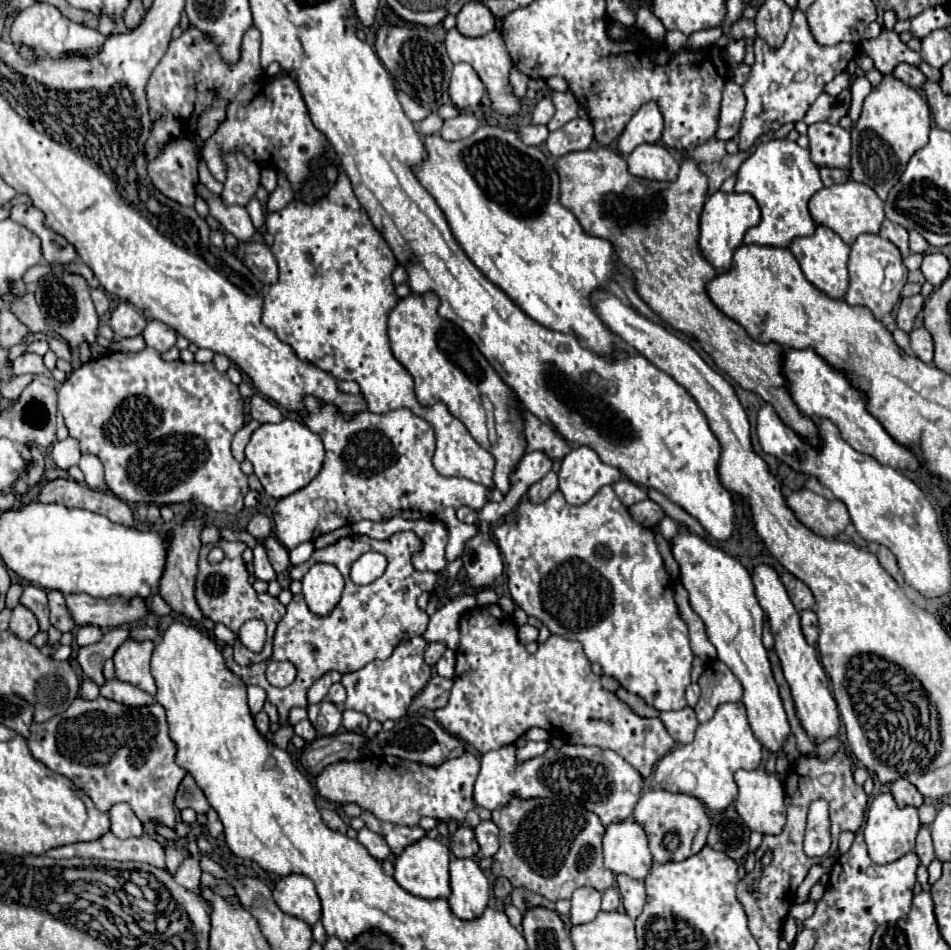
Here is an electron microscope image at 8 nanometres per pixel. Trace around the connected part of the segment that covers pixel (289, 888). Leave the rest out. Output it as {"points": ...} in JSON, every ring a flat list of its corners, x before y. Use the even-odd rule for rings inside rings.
{"points":[[301,873,281,877,273,887,273,897,285,913,301,917,309,925,315,925,321,919,321,903,315,885]]}

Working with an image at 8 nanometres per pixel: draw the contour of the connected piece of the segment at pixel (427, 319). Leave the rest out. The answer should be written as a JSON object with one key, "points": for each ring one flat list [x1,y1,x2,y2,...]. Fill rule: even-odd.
{"points":[[411,293,405,299,399,299,399,303,389,313,391,351,393,351,395,359,413,375,413,379,415,379,415,395,417,395,419,403,429,407,429,405,433,405,437,401,443,401,447,405,447,409,457,419,461,419,465,423,465,427,475,437,475,441,493,453,493,457,497,459,493,481,495,481,495,487,505,495,509,491,509,473,513,471,513,467,517,465,517,461,521,459,521,455,525,453,525,447,527,447,527,441,525,441,525,435,523,435,523,415,519,411,519,399,501,381,501,377,495,373,495,369,485,361,485,357,479,353,479,349,473,345,473,341,457,325,453,325,453,331,447,331,447,329,451,329,451,323,439,317,437,307,439,307,439,301,437,301,435,293,425,293,421,297],[481,393,485,393,491,399,493,407,495,407,495,445,491,443,489,427,485,423,485,409,481,405]]}

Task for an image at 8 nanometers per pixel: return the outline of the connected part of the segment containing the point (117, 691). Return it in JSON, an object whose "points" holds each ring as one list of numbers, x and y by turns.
{"points":[[113,677,101,685,101,695,107,699,113,699,113,701,131,705,131,707,149,705,155,701,149,693,143,693,135,685,125,685,125,681,117,681,117,677]]}

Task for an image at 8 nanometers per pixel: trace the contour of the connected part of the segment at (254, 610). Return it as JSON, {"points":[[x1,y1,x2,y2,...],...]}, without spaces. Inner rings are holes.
{"points":[[219,539,217,543,213,545,203,545,201,547,201,555,199,555,199,575,197,575,197,583,195,583,195,599,197,599,197,605,201,609,201,613,205,617,209,617,211,621,215,623,223,623,227,625,235,635,239,633,241,625,249,619,261,619,265,625,267,625,267,641,265,641,265,647,261,653,253,653,249,651,239,639,235,641,233,645,233,657,239,665,249,665,249,663,261,663,265,661,269,655,271,655,271,641,273,641,273,635,275,635,275,627,277,623,281,621,281,617,285,615,285,605,279,603,277,597,271,597,269,593,257,593,253,589,253,585,249,583,249,573,247,573,247,567,245,567,245,561,241,557,243,549,247,545,241,543,241,541,225,541,225,539],[211,547,221,547,223,553,225,553,225,559,217,565,211,565,207,561,207,553]]}

